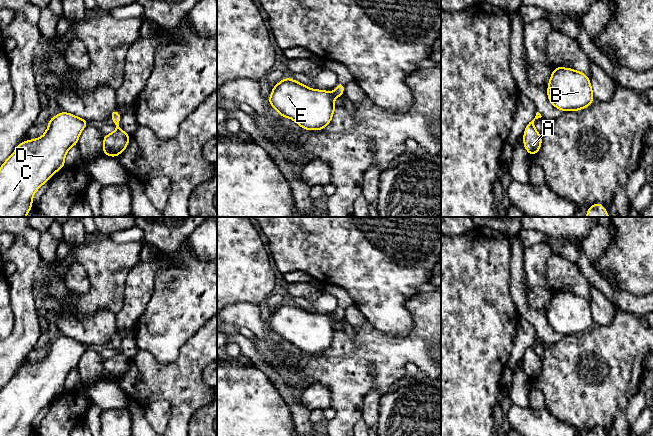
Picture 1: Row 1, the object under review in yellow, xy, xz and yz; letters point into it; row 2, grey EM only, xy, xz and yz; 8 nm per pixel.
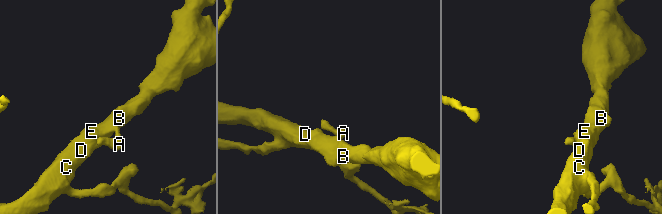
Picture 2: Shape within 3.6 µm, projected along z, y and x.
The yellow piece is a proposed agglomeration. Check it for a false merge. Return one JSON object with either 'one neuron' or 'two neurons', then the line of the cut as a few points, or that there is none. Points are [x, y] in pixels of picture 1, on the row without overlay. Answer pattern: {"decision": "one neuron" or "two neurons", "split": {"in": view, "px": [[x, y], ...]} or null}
{"decision": "one neuron", "split": null}

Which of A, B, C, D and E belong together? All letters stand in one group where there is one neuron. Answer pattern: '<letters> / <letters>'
A B C D E

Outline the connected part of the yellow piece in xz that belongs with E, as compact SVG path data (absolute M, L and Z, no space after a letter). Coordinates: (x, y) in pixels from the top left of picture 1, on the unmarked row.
M292 302L276 308L267 323L281 341L290 342L306 354L323 354L332 344L334 324L344 318L345 309L338 306L336 314L311 313Z

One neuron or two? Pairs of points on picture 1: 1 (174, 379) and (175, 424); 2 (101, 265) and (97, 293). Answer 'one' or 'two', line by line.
1: one
2: one

